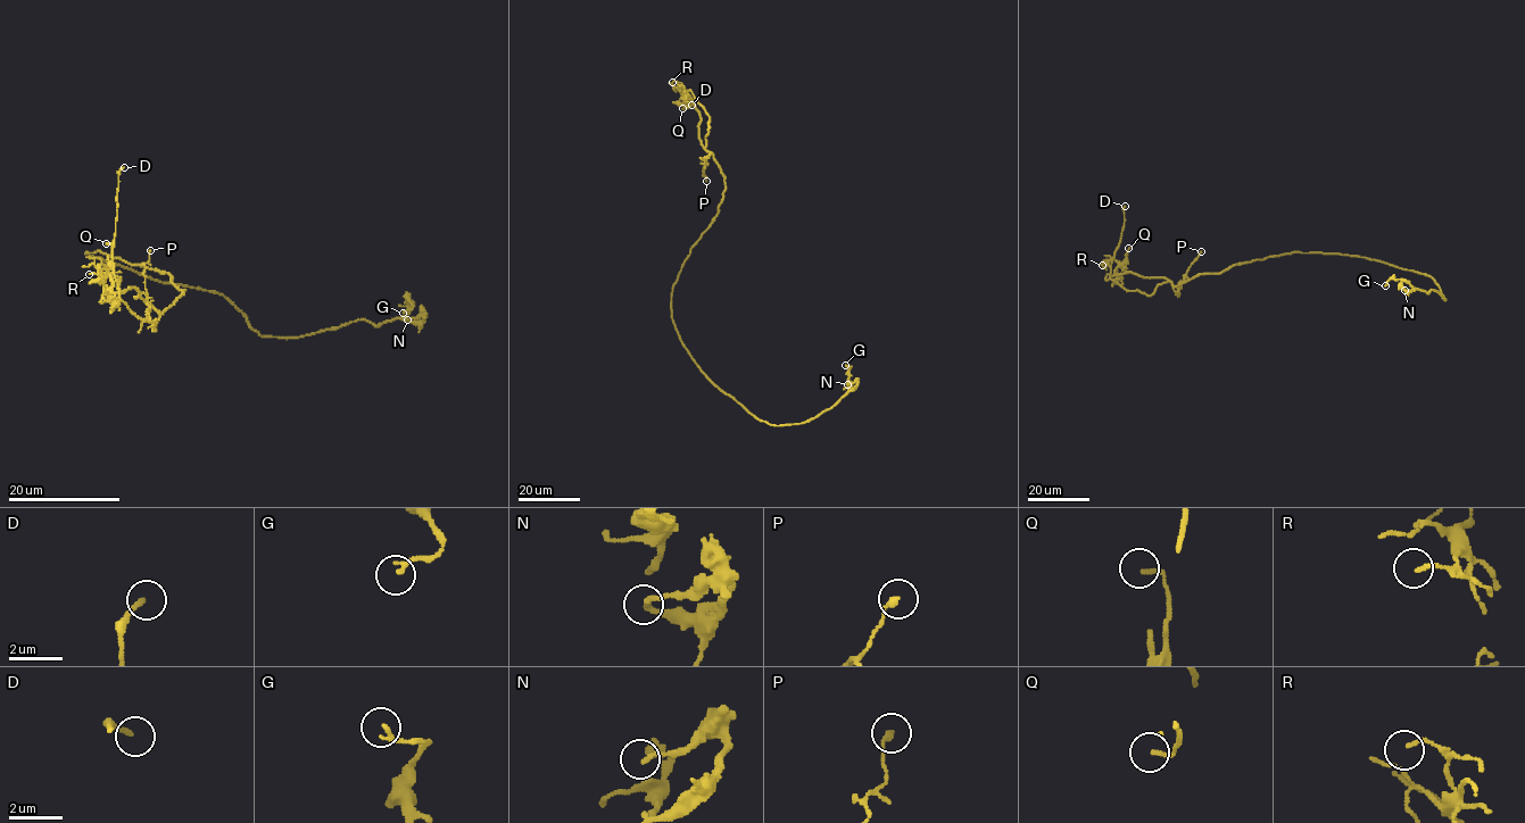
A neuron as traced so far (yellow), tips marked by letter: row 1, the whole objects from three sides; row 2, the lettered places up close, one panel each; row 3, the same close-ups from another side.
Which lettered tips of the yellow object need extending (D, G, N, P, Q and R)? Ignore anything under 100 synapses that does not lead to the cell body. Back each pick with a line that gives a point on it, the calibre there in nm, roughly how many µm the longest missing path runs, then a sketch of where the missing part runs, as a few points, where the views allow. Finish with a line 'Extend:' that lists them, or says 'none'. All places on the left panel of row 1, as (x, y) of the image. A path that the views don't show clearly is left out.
D: place (124, 167); calibre 190 nm; missing 3 µm
Extend: D

